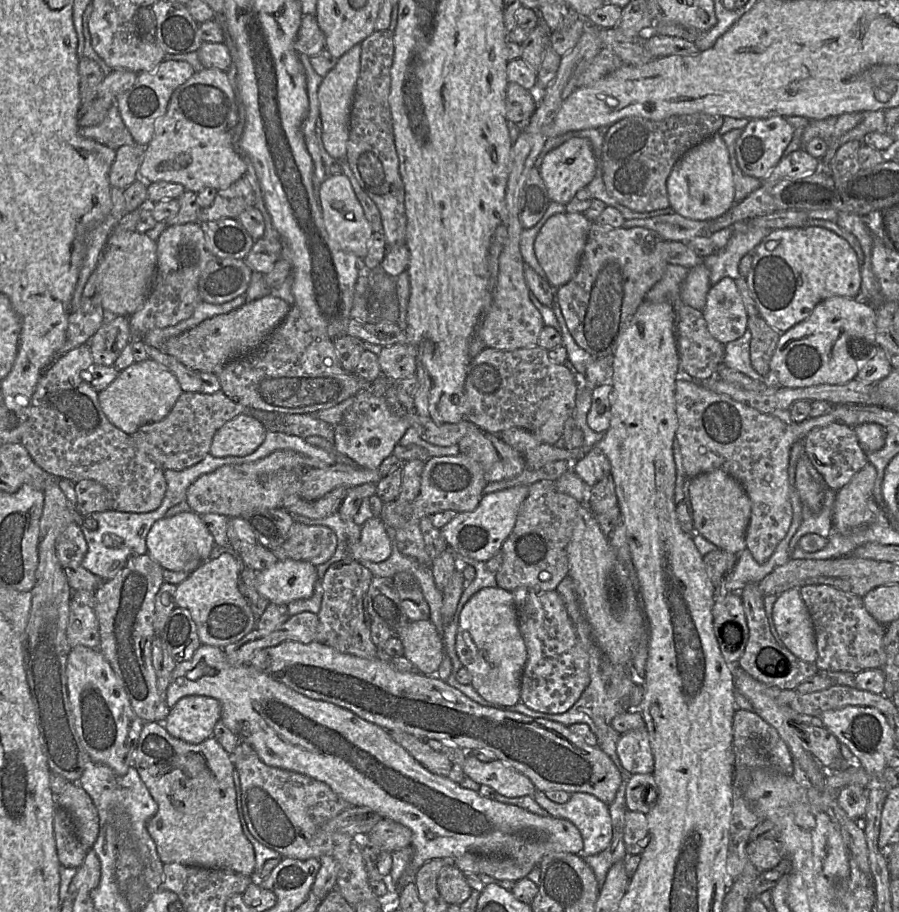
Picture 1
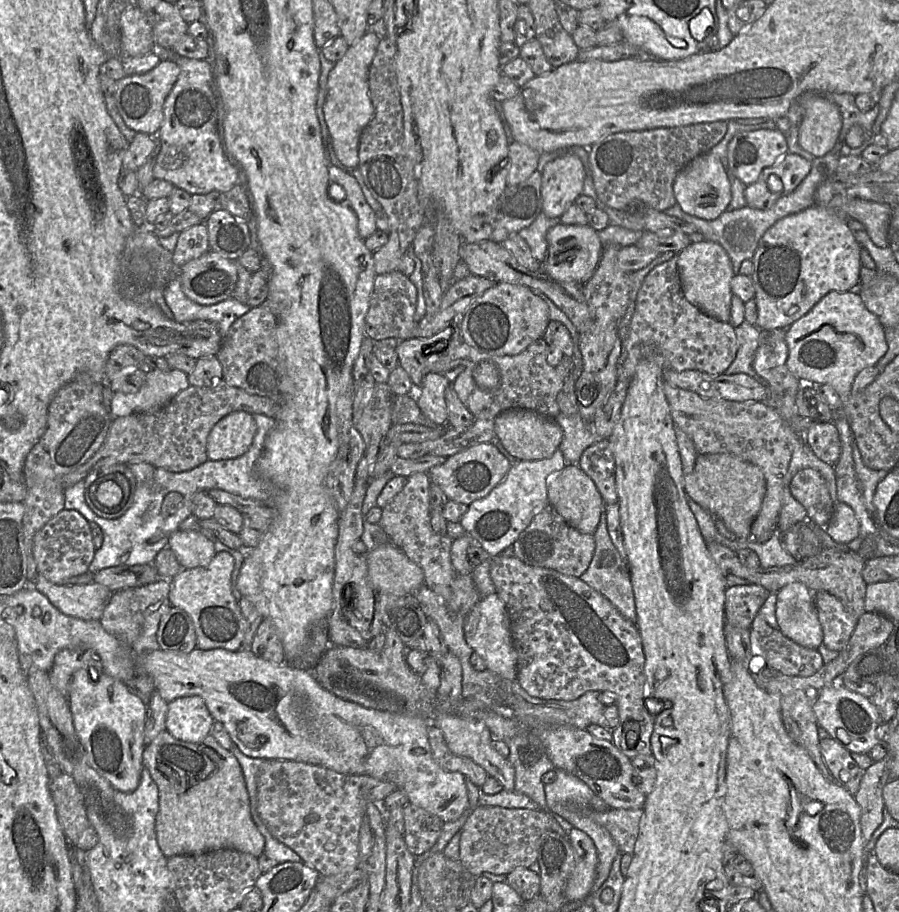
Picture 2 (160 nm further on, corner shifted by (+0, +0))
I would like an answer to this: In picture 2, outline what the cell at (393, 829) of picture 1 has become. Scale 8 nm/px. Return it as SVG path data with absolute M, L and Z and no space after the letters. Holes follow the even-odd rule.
M407 802L402 807L404 841L414 856L427 852L440 836L444 822L436 815Z

